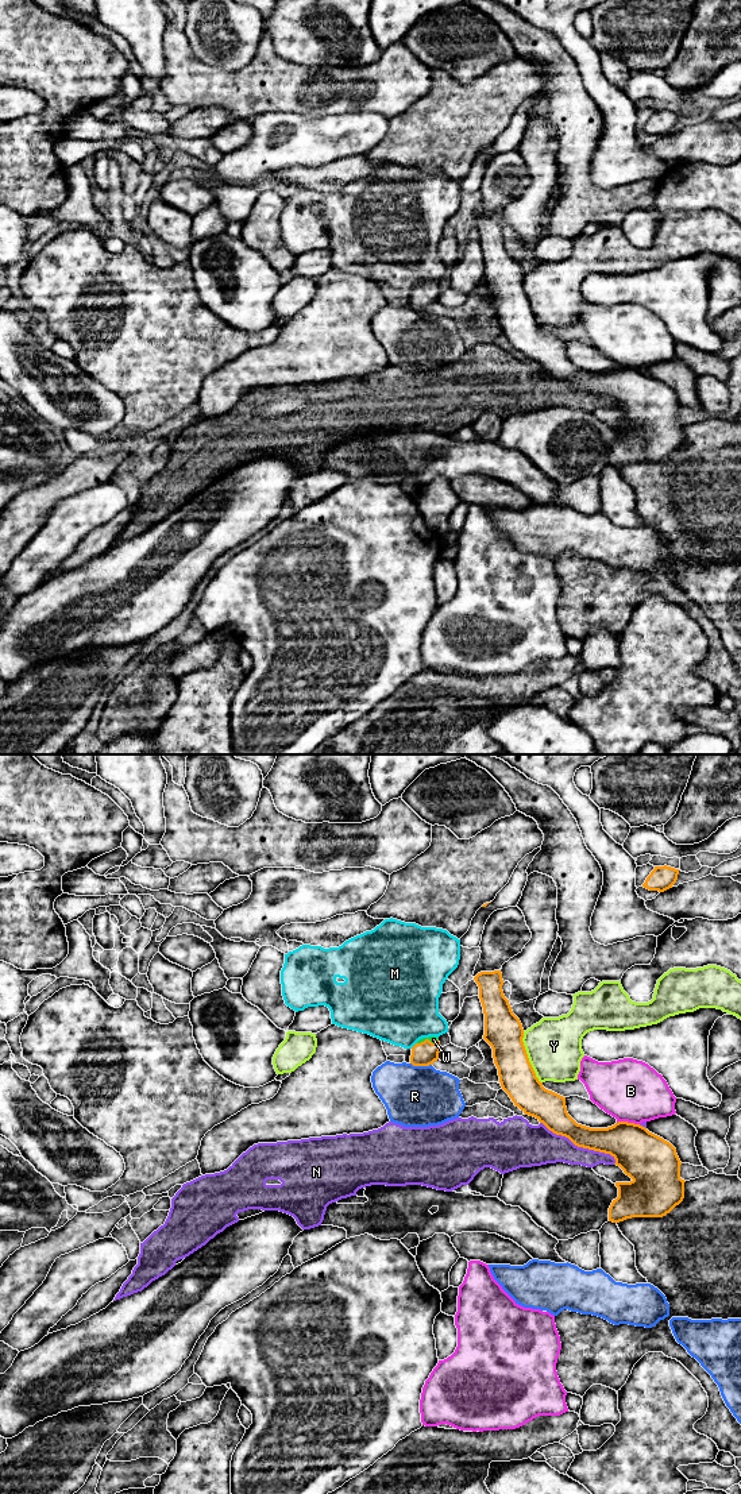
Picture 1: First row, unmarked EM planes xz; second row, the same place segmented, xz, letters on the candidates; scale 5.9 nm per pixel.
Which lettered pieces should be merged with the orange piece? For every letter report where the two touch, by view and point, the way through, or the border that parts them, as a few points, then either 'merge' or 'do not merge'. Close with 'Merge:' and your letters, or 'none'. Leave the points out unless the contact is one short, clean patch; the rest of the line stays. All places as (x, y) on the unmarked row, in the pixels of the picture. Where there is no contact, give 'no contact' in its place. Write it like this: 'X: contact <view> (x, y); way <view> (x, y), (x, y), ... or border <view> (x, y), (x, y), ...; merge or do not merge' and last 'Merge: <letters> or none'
B: contact xz (629, 367); do not merge
M: contact xz (415, 289); do not merge
N: contact xz (579, 390); do not merge
R: contact xz (421, 309); do not merge
W: contact xz (428, 284); way xz (423, 298), (428, 292), (428, 284), (433, 284); merge
Y: contact xz (527, 301); do not merge
Merge: W

